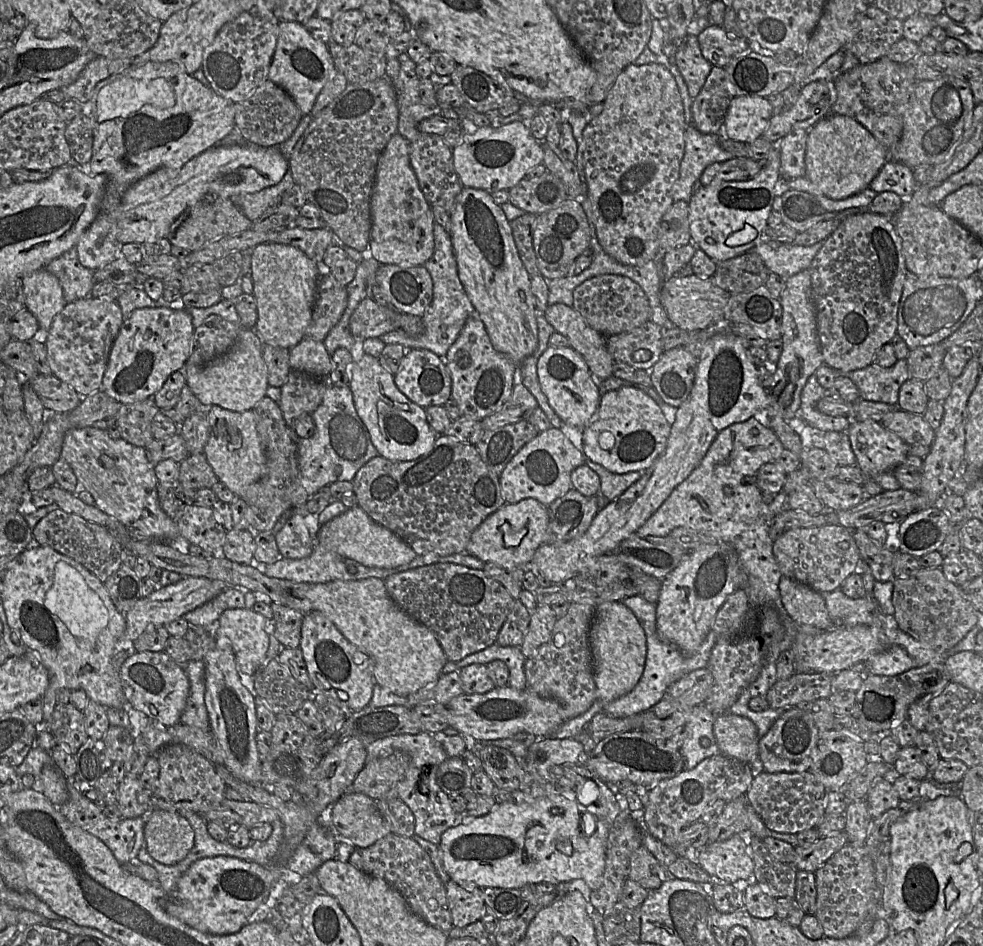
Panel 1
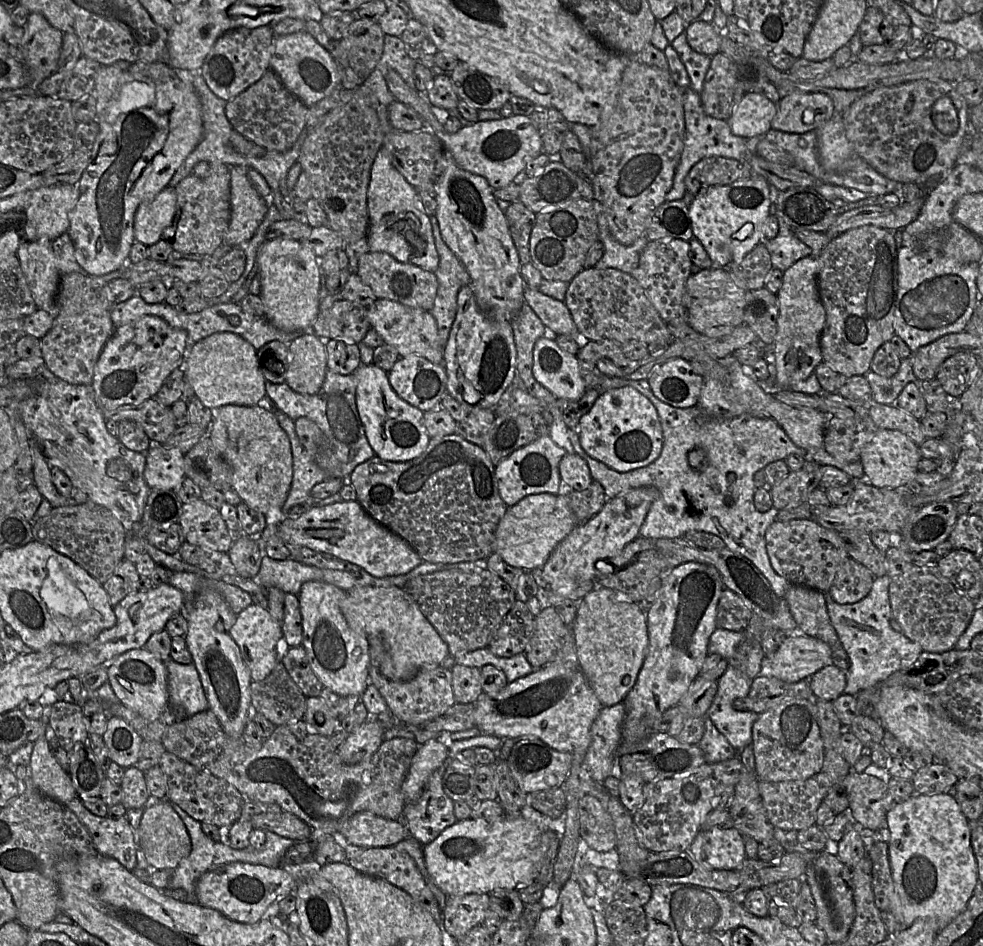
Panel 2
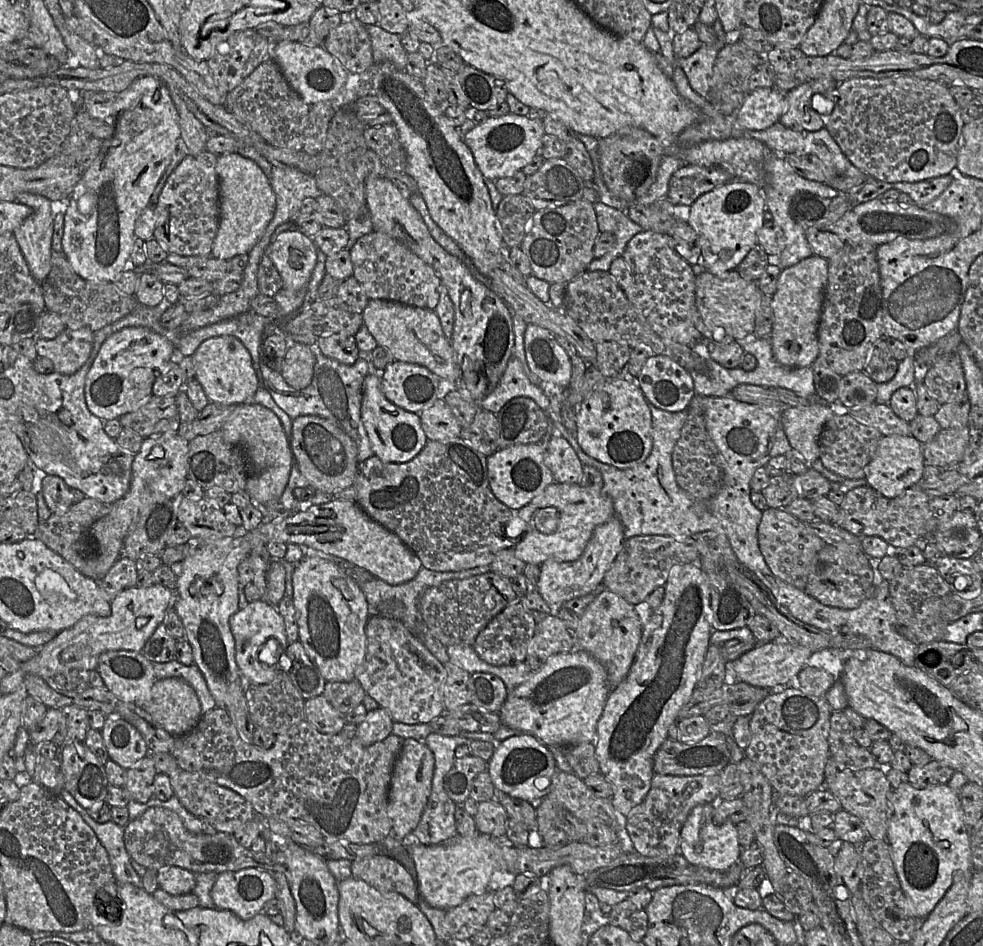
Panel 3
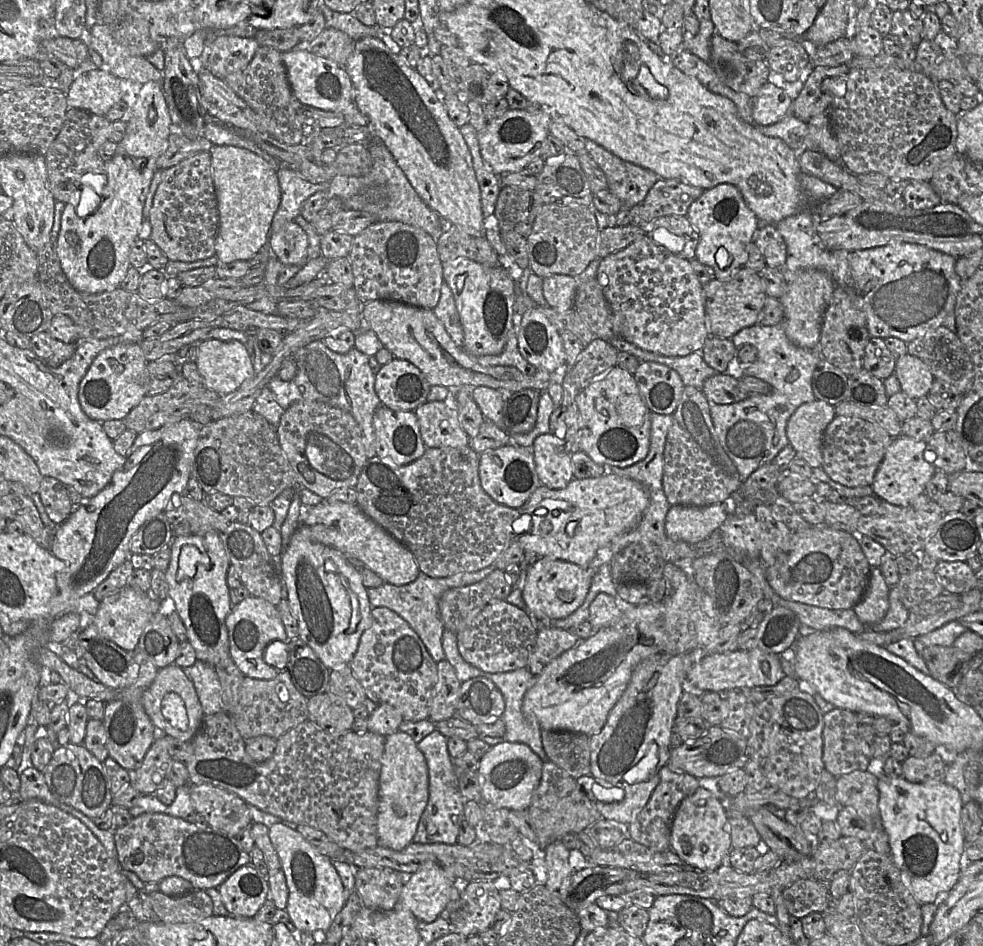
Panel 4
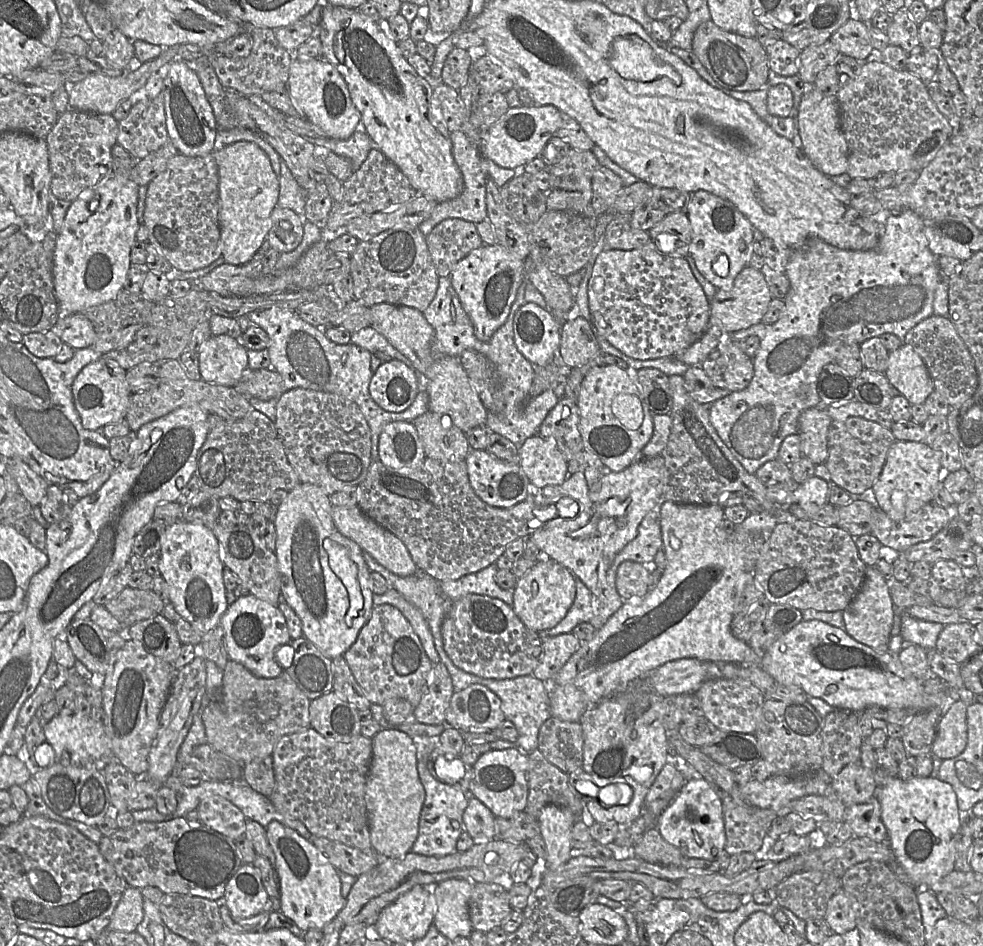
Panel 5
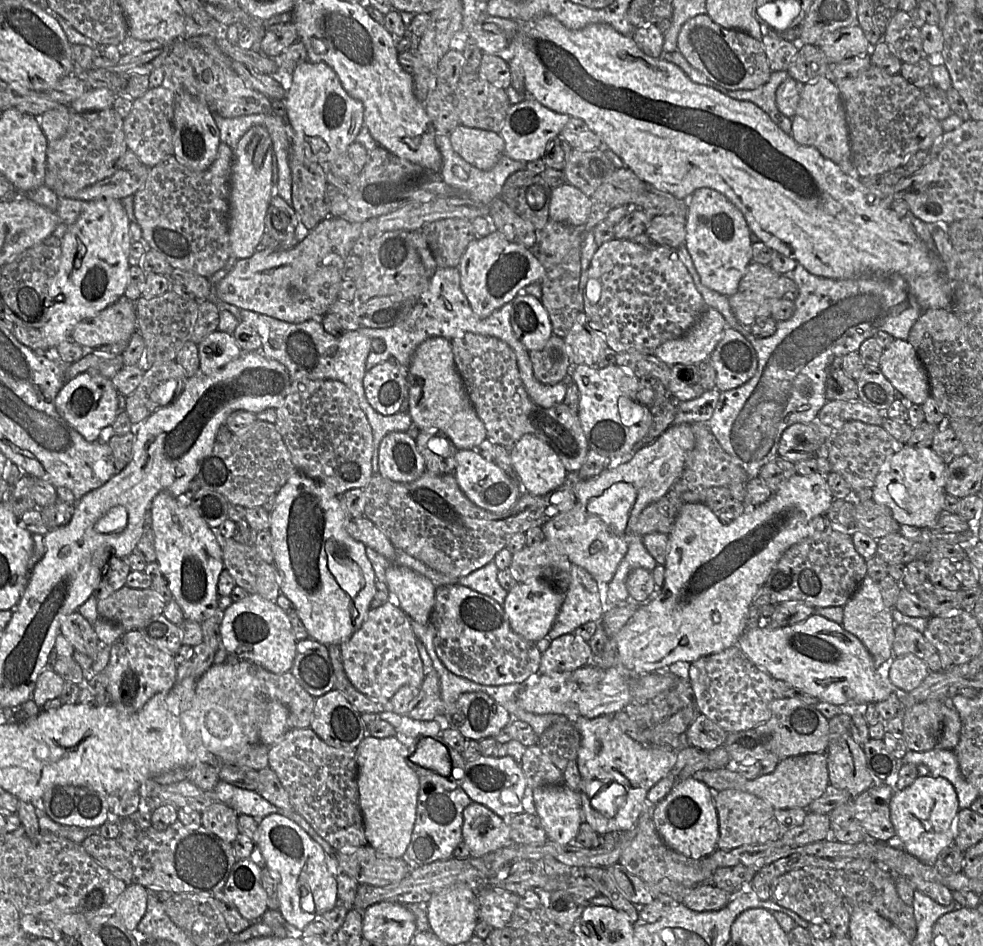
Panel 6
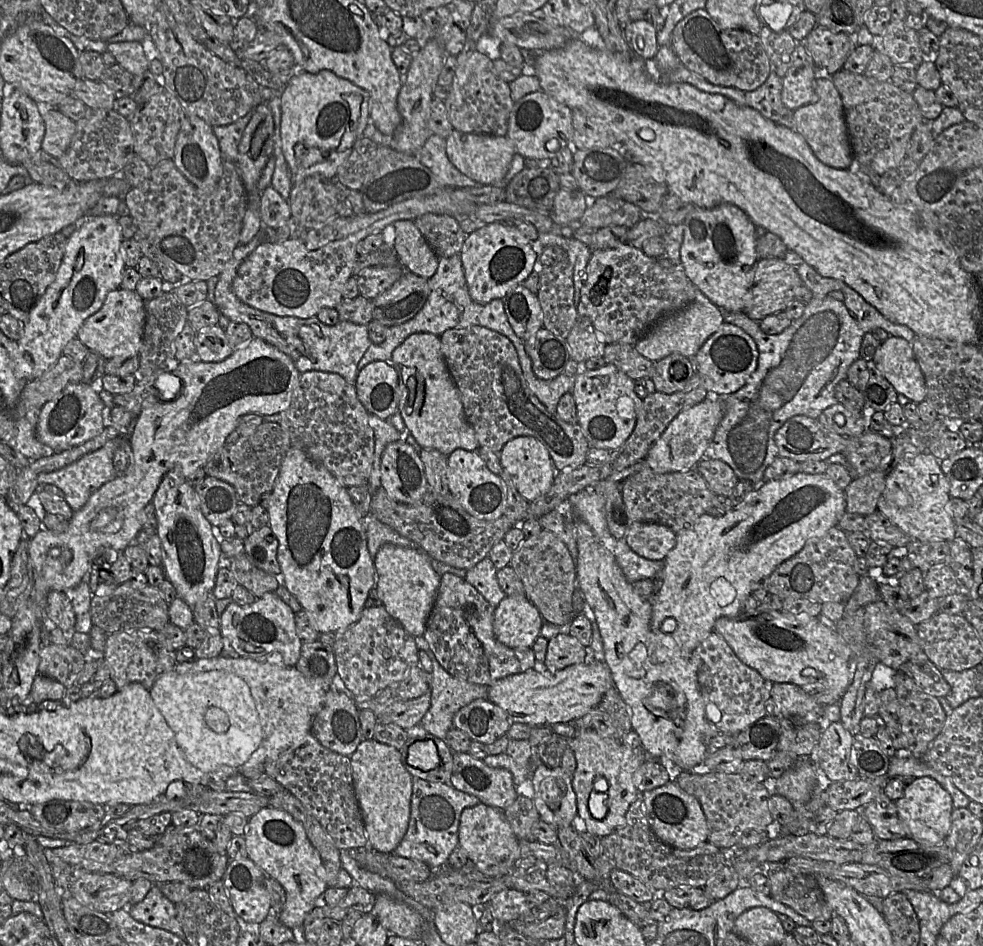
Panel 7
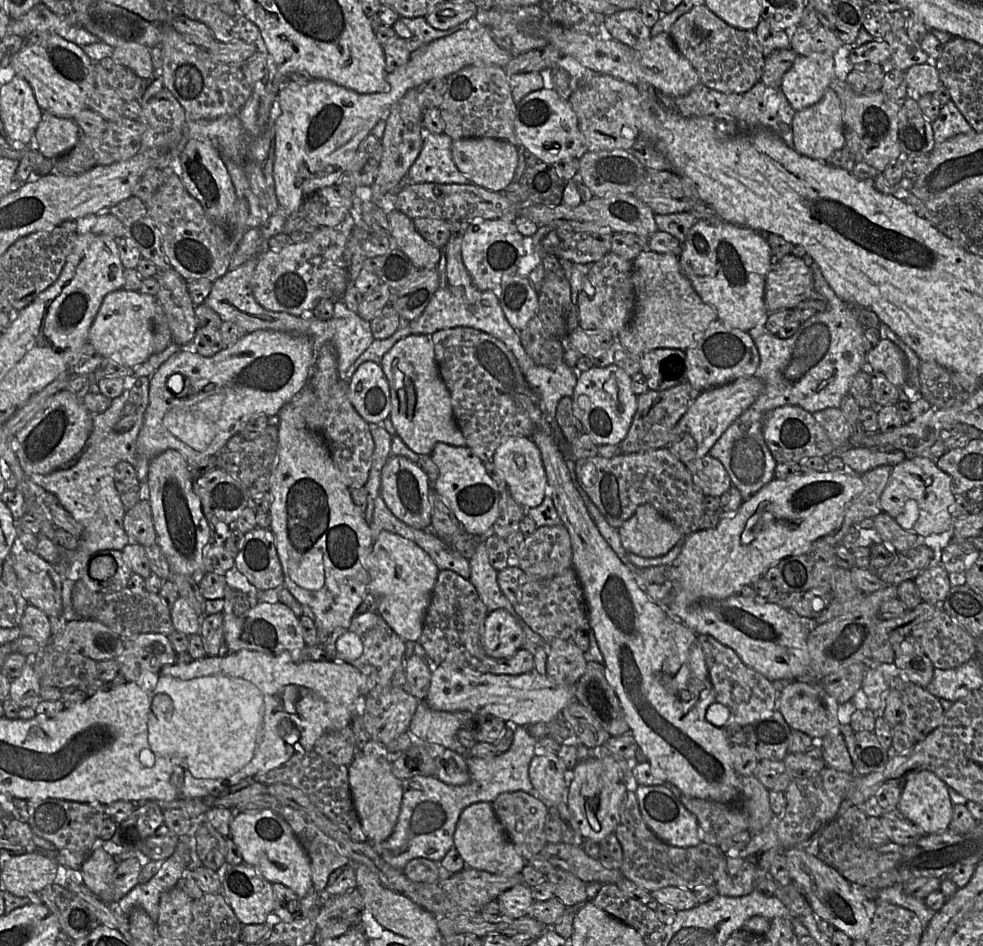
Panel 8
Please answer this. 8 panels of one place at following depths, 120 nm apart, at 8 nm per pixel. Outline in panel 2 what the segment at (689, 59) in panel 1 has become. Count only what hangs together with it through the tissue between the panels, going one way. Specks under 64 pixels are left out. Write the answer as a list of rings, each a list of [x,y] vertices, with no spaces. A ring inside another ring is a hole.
[[[685,31],[671,43],[678,53],[690,79],[690,87],[700,94],[703,89],[705,76],[709,70],[712,57],[695,52],[688,44]]]

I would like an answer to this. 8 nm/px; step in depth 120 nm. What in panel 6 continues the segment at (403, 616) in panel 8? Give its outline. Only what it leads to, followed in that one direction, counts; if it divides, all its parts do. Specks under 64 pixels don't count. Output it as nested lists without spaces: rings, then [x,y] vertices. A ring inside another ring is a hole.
[[[392,564],[386,570],[386,584],[391,597],[411,620],[429,624],[436,596],[436,587],[430,579]]]

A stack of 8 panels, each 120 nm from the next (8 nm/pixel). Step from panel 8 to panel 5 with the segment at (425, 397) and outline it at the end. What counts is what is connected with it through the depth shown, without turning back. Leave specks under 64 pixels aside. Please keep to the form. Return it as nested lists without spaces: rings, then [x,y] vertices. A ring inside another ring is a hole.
[[[448,356],[440,357],[439,360],[440,363],[434,369],[435,377],[425,382],[429,394],[429,410],[449,416],[453,424],[464,432],[476,426],[486,425],[488,411],[471,384],[460,359]]]

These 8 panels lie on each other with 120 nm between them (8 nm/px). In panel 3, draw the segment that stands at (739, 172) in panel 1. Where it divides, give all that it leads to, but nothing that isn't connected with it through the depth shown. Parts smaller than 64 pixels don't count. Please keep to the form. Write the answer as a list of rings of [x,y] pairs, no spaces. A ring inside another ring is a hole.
[[[684,164],[671,176],[665,198],[673,205],[690,207],[698,197],[731,179],[727,171],[718,167]]]

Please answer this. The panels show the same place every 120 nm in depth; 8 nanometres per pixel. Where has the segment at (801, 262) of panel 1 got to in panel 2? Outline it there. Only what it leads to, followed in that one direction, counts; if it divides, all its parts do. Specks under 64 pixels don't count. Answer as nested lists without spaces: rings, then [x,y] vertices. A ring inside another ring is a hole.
[[[781,217],[777,219],[778,234],[773,239],[761,243],[770,254],[773,268],[784,272],[799,259],[812,255],[812,250],[794,235],[794,230]]]

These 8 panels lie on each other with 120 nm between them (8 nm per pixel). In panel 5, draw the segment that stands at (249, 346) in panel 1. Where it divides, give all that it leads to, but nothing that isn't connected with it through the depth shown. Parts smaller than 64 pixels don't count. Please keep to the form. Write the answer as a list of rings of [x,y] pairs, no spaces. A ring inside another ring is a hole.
[[[228,335],[209,337],[198,357],[201,379],[211,384],[235,387],[248,371],[248,350]]]

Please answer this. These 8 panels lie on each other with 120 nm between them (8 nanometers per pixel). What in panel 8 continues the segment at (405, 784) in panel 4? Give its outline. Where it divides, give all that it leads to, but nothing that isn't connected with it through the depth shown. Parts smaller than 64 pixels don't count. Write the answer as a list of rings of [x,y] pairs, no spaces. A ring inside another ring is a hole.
[[[371,739],[366,746],[358,750],[355,758],[348,766],[348,780],[353,803],[360,819],[362,829],[366,834],[369,843],[381,843],[388,839],[397,823],[401,802],[403,797],[402,780],[395,777],[392,773],[392,760],[385,753],[385,746],[382,746]]]

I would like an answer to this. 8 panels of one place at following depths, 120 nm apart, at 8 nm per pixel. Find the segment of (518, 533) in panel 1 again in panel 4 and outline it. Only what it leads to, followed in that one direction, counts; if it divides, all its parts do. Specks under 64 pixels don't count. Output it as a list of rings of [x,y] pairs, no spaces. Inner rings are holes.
[[[605,473],[598,478],[574,478],[563,489],[550,489],[541,485],[532,493],[529,500],[518,509],[520,509],[521,513],[532,514],[534,513],[534,507],[544,499],[567,501],[570,506],[566,511],[556,510],[554,512],[555,517],[546,518],[552,525],[552,531],[549,534],[524,534],[517,539],[518,544],[525,552],[534,552],[540,558],[556,558],[581,567],[587,567],[600,550],[609,546],[618,536],[635,528],[649,504],[648,492],[642,484],[630,478],[610,473]]]

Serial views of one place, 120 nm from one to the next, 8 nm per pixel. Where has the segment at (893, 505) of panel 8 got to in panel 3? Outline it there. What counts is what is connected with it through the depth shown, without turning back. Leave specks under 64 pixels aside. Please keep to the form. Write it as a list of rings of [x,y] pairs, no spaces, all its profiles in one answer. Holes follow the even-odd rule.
[[[912,435],[882,436],[875,454],[866,467],[867,484],[887,498],[895,498],[907,488],[917,485],[923,479],[925,459],[923,444]]]

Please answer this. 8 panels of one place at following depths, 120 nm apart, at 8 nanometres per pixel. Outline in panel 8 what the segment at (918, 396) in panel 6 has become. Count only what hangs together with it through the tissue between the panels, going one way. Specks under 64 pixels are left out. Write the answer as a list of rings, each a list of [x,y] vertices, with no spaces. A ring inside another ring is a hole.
[[[880,339],[867,353],[868,371],[881,372],[895,386],[901,388],[906,381],[905,357],[901,349],[888,339]]]

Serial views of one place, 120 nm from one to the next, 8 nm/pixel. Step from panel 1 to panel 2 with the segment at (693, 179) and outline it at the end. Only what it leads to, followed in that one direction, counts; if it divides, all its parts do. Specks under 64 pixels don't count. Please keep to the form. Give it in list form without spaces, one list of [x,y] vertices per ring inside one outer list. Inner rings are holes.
[[[688,87],[683,91],[682,100],[685,121],[684,146],[679,164],[675,171],[672,186],[665,196],[666,202],[681,200],[684,197],[686,193],[684,179],[690,169],[701,159],[720,156],[739,160],[739,158],[742,157],[742,154],[747,152],[747,147],[750,151],[756,153],[756,149],[754,149],[754,147],[756,147],[760,139],[764,138],[745,138],[734,135],[727,121],[713,118],[704,112],[700,94],[695,92],[691,87]]]

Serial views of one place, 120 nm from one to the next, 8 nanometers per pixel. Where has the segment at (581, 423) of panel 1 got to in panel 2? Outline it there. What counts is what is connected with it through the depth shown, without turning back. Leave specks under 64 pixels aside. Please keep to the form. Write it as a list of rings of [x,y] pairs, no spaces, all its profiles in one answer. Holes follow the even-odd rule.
[[[545,337],[539,338],[534,345],[532,374],[559,399],[578,401],[587,390],[576,355],[562,350],[555,341]]]

